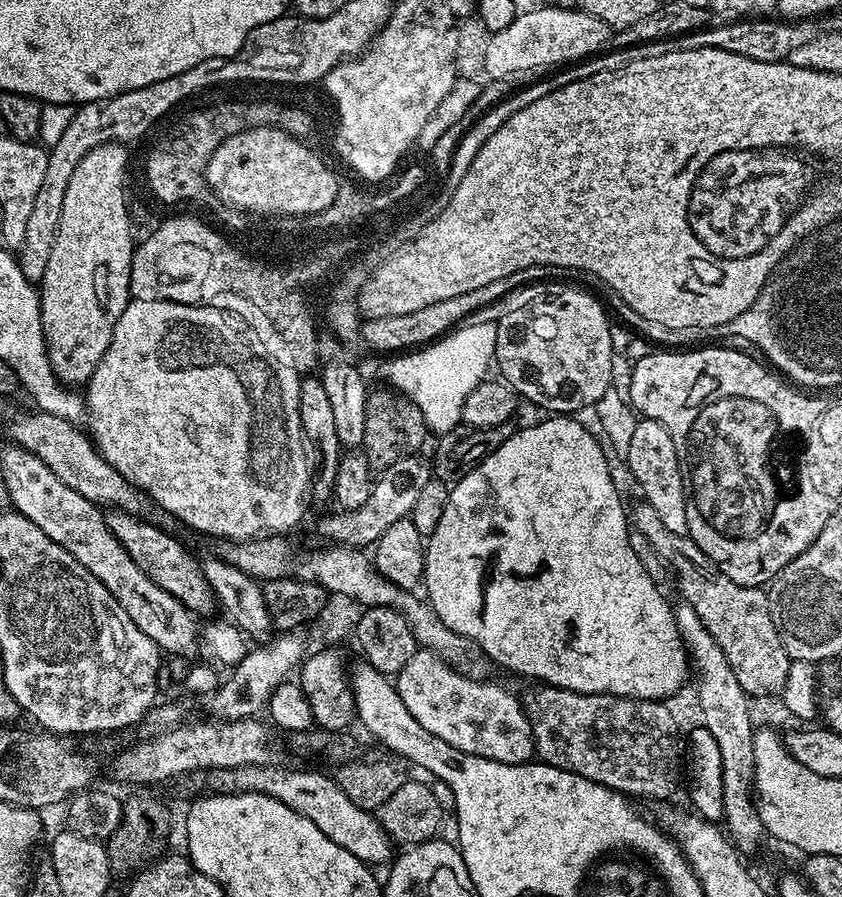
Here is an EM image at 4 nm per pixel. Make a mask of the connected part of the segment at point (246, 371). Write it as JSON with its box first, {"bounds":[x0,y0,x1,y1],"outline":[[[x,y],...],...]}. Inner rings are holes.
{"bounds":[86,298,310,540],"outline":[[[132,298],[122,318],[118,318],[114,326],[112,341],[106,354],[102,354],[102,362],[98,362],[86,385],[86,424],[92,427],[91,439],[104,461],[114,466],[114,470],[118,470],[118,474],[122,474],[122,478],[126,478],[133,488],[147,499],[149,496],[158,507],[165,508],[186,527],[221,540],[254,540],[265,534],[288,534],[291,528],[299,526],[304,516],[304,495],[307,497],[310,492],[309,453],[298,418],[300,382],[298,373],[276,362],[257,339],[254,330],[248,328],[239,316],[202,304],[186,305],[170,300],[142,301]]]}

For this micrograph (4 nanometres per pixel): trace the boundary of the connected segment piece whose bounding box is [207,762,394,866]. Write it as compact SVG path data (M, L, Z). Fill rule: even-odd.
M281 763L267 764L266 766L238 766L237 768L214 768L207 773L208 784L213 793L231 794L233 792L257 792L266 794L283 806L290 806L304 818L310 818L330 842L338 842L342 850L350 850L354 858L363 864L377 866L387 865L393 859L394 842L382 830L379 820L375 815L362 806L354 806L350 798L346 798L346 790L336 784L331 775L324 772L311 772L308 768L282 768Z

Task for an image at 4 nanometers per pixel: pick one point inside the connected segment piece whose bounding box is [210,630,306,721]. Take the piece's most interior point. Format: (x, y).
(246, 694)

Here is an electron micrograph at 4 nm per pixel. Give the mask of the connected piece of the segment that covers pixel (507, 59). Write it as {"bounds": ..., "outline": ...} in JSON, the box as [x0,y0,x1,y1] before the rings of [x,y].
{"bounds":[484,6,614,80],"outline":[[[543,6],[530,14],[516,15],[505,29],[489,35],[486,42],[484,75],[488,80],[497,80],[506,78],[506,74],[532,74],[535,73],[535,68],[551,69],[553,66],[583,62],[597,55],[611,41],[613,31],[614,29],[602,18],[594,17],[588,11],[579,10],[574,6]]]}

